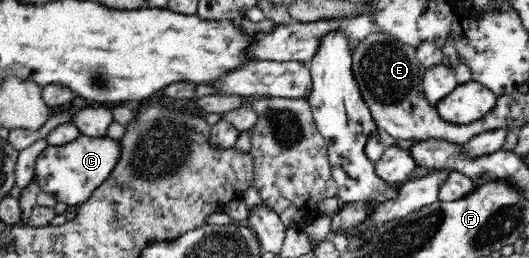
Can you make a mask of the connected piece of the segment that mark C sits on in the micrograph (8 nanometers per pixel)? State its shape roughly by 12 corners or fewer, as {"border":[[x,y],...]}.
{"border":[[82,135],[37,156],[34,178],[79,206],[106,182],[119,140]]}

